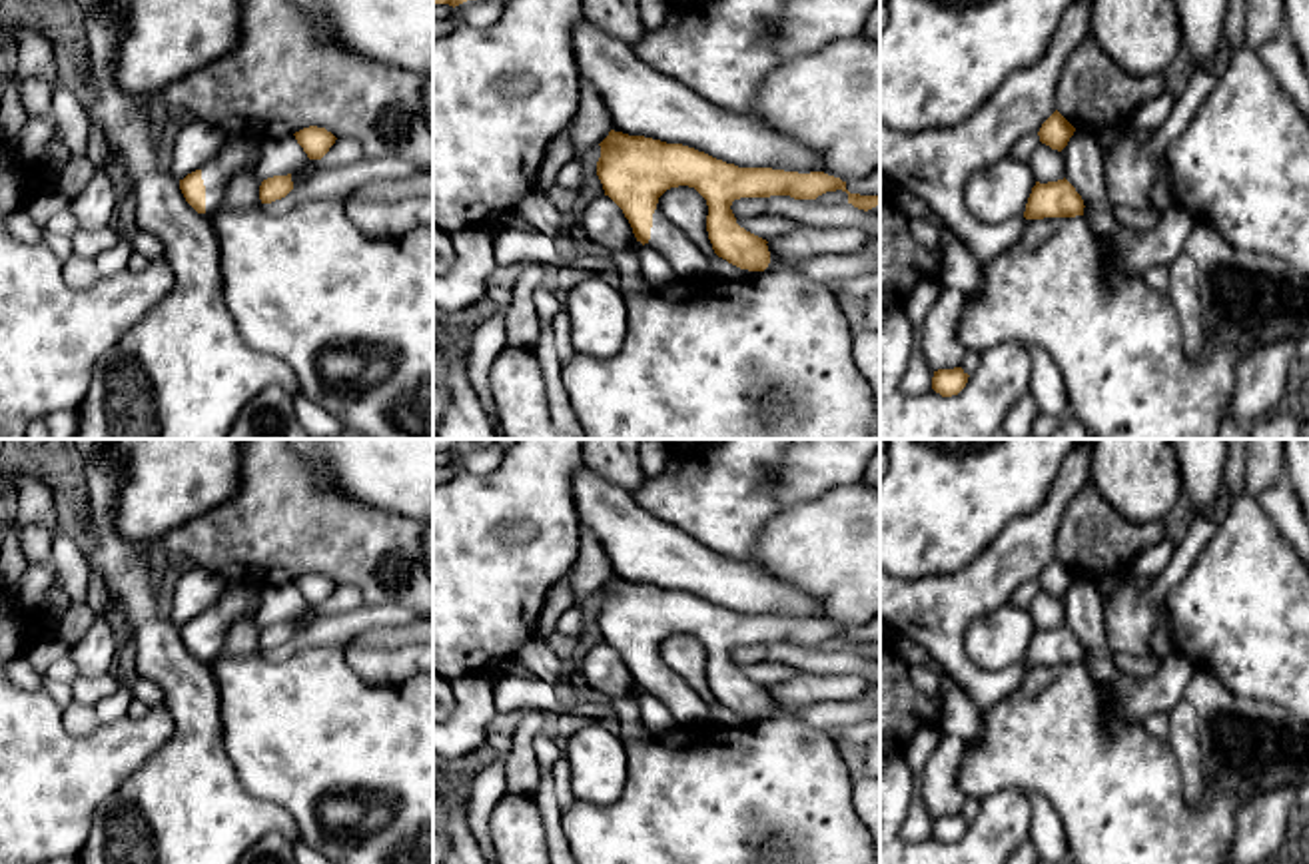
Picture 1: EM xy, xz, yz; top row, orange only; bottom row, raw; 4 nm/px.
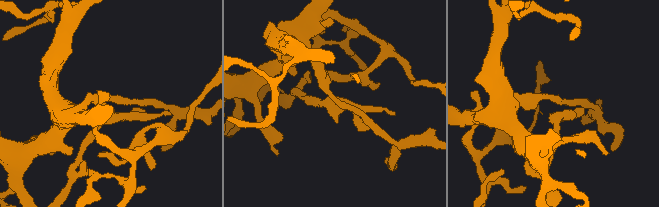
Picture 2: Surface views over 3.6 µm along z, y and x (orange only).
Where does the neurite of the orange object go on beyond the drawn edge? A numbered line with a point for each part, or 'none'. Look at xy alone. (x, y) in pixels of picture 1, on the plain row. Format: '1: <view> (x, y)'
1: xy (236, 601)

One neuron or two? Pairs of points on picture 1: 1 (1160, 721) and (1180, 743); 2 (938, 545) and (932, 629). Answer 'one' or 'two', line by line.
1: two
2: two

